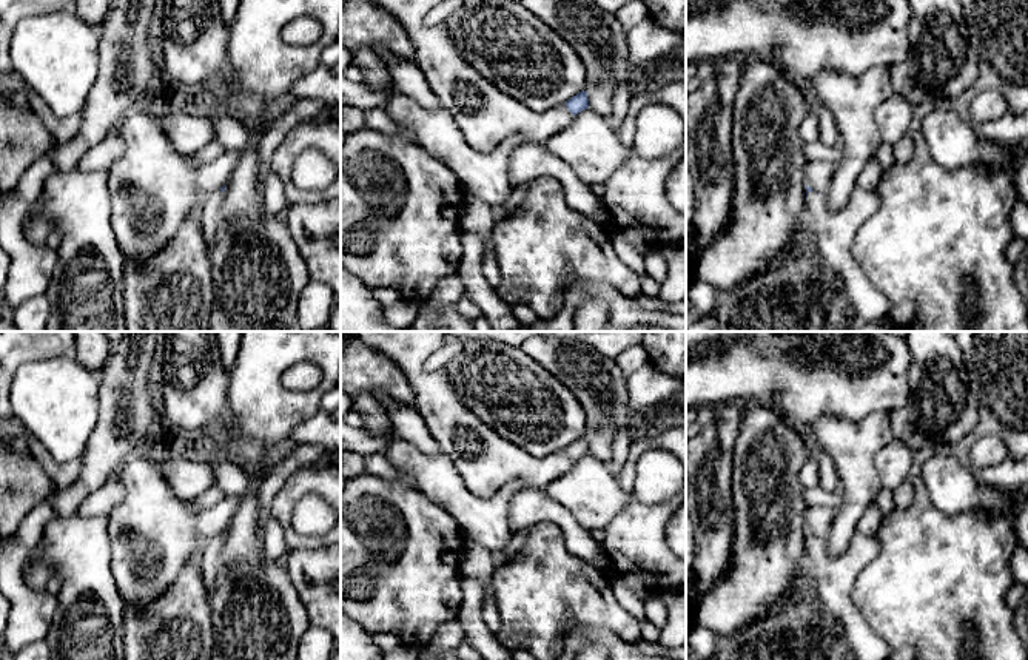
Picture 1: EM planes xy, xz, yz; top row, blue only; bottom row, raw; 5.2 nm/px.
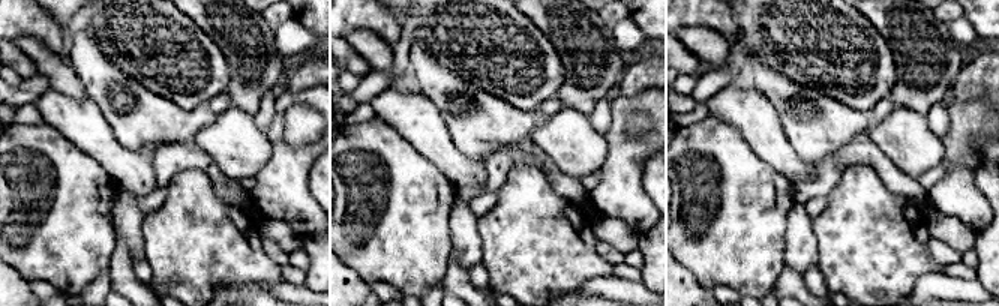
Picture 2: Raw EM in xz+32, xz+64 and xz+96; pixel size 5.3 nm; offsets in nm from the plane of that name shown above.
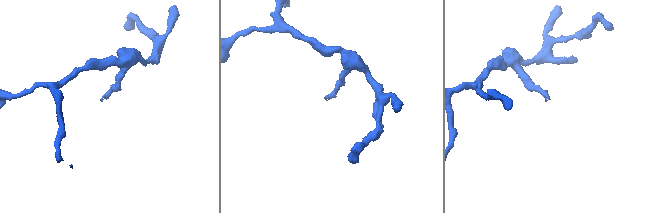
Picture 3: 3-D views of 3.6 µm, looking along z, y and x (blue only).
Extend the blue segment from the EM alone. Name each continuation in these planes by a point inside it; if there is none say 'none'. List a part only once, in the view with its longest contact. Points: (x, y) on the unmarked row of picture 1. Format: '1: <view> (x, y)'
1: yz (834, 577)

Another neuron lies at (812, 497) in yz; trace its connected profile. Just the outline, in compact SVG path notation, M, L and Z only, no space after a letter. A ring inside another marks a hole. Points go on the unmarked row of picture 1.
M820 486L803 490L803 500L808 506L823 506L838 509L843 503L842 490L828 492Z

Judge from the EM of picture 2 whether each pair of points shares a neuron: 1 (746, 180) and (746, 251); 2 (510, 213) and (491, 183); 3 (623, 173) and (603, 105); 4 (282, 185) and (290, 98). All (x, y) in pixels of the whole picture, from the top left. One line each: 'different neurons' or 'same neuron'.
1: same neuron
2: different neurons
3: different neurons
4: same neuron

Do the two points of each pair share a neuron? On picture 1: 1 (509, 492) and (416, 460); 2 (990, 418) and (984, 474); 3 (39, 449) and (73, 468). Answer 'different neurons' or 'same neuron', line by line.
1: same neuron
2: same neuron
3: same neuron

